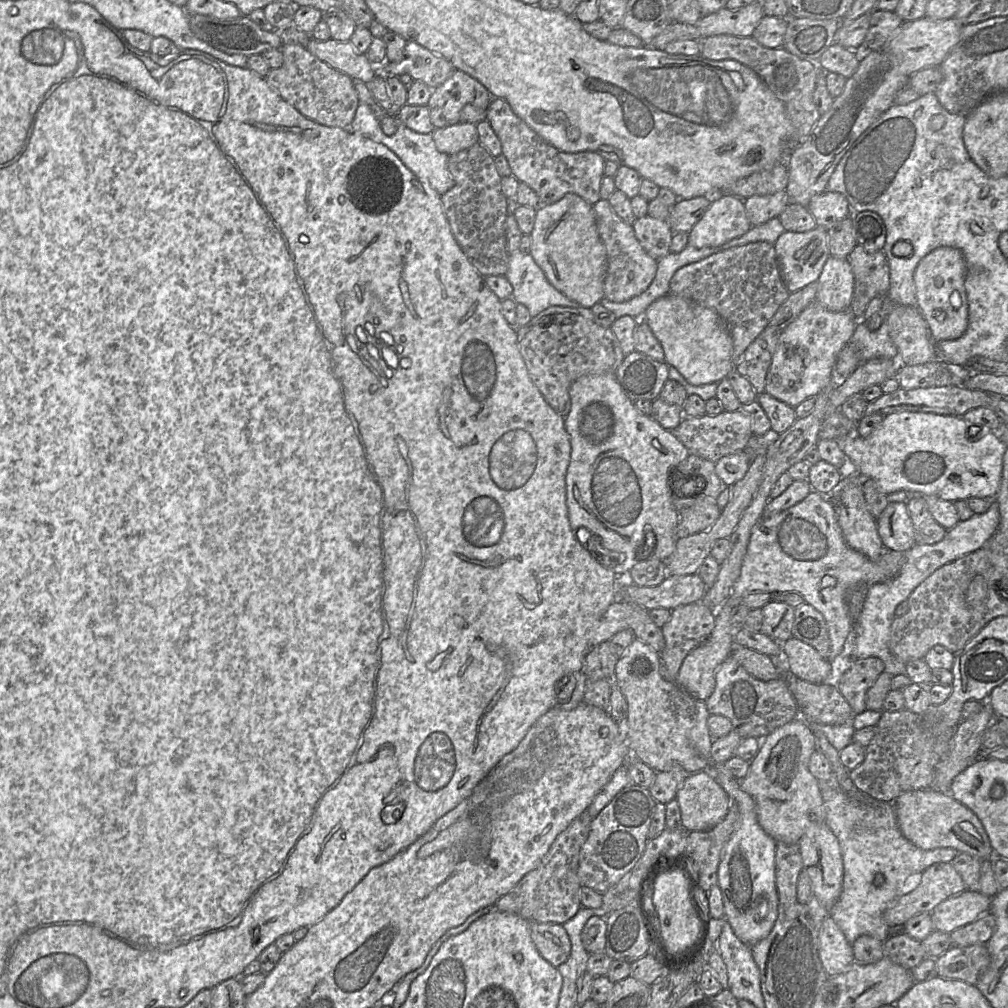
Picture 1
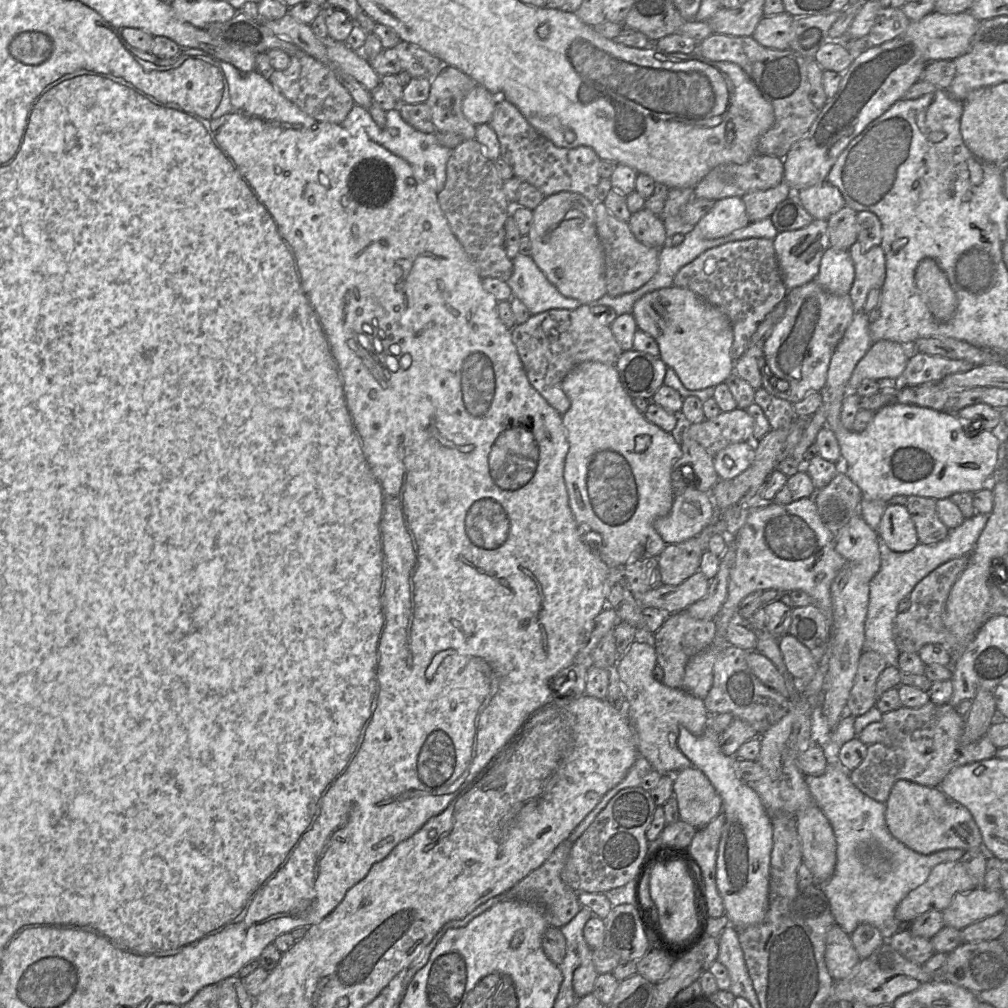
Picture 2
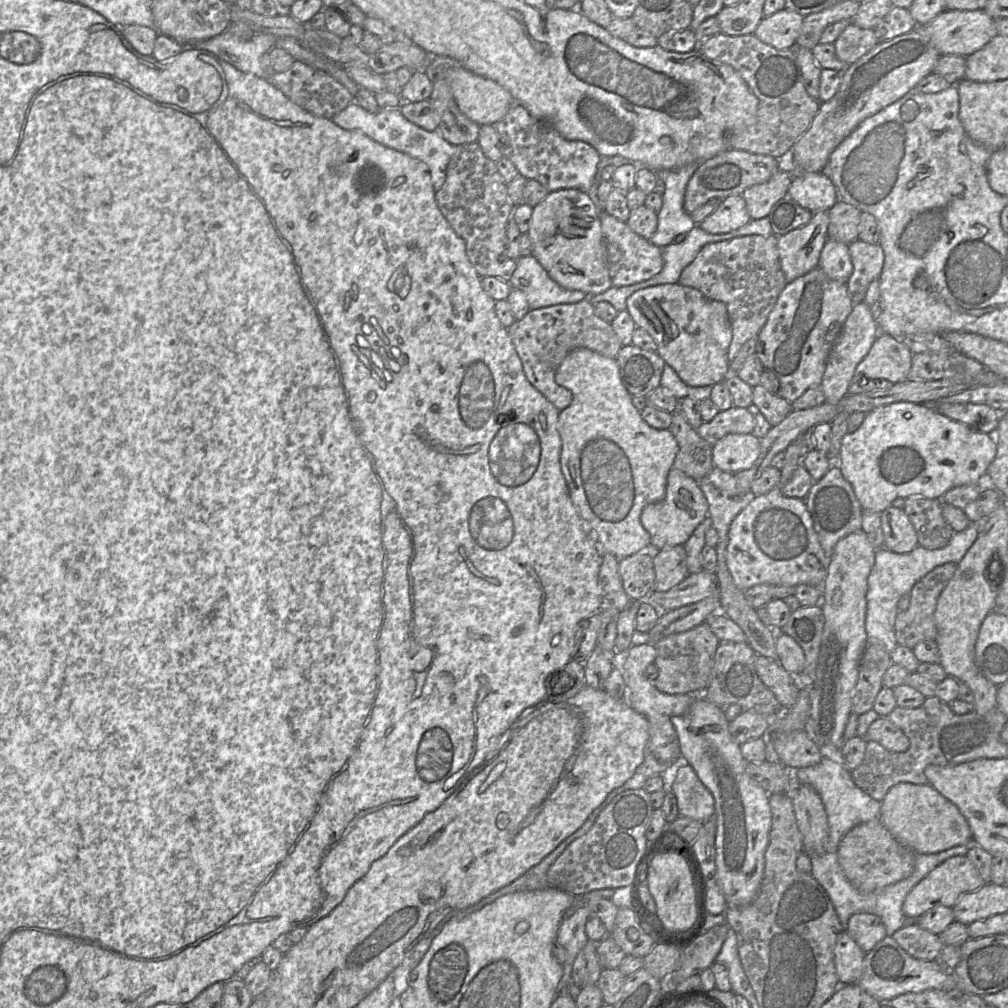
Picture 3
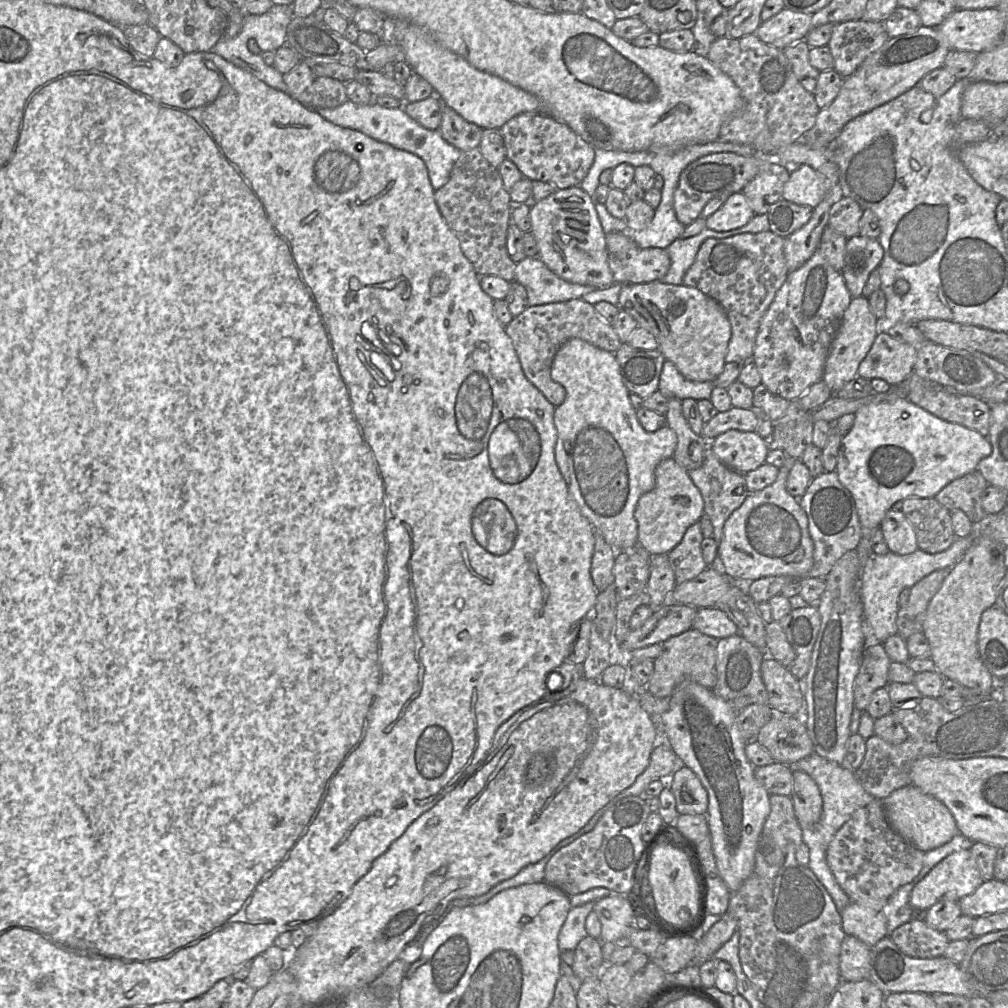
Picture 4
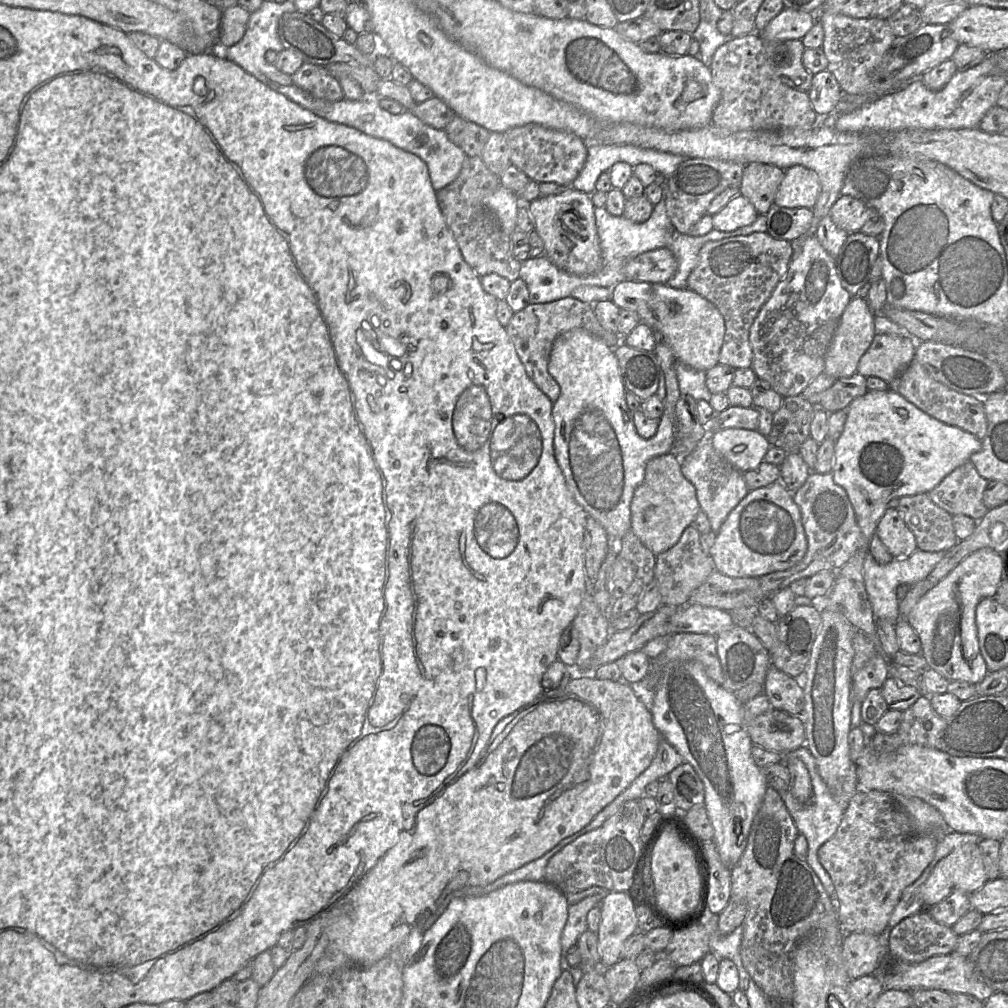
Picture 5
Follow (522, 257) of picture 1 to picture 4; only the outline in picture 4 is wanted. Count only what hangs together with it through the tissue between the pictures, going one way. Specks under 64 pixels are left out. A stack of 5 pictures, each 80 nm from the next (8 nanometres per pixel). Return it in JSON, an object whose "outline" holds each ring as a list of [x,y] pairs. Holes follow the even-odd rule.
{"outline":[[[526,257],[518,262],[514,281],[526,288],[530,306],[579,299],[597,289],[560,278],[538,257]]]}

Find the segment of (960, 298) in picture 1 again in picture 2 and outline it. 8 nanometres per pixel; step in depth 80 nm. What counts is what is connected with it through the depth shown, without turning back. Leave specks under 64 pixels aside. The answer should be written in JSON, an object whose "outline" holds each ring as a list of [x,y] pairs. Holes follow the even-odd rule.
{"outline":[[[933,258],[919,262],[915,282],[933,317],[939,322],[950,320],[957,308],[957,298],[946,274]]]}

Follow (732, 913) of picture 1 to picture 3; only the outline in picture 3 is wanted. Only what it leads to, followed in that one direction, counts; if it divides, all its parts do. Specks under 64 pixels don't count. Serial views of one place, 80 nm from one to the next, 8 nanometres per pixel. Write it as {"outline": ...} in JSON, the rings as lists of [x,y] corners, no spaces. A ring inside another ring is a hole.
{"outline":[[[695,696],[688,712],[671,717],[679,740],[682,762],[692,766],[699,779],[709,789],[715,800],[716,837],[715,863],[717,880],[728,907],[742,907],[750,904],[757,896],[765,869],[765,852],[769,843],[772,814],[769,794],[746,773],[747,763],[738,744],[729,732],[729,721],[721,708],[702,696]]]}

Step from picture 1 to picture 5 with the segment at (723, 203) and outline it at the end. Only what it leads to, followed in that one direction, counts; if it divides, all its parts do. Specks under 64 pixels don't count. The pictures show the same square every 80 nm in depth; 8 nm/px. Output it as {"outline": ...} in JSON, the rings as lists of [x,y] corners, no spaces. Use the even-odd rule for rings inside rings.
{"outline":[[[742,194],[734,196],[712,216],[713,228],[730,232],[751,225],[759,216],[753,204]]]}

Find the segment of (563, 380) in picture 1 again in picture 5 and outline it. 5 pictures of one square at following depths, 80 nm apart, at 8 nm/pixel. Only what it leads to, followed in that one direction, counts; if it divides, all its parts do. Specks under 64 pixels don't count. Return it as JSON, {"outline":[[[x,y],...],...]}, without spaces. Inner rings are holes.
{"outline":[[[571,296],[547,303],[529,303],[525,308],[513,314],[505,328],[527,375],[552,402],[559,398],[560,387],[549,373],[548,363],[553,343],[559,335],[575,328],[582,328],[612,348],[622,342],[618,333],[612,333],[601,325],[590,304]]]}

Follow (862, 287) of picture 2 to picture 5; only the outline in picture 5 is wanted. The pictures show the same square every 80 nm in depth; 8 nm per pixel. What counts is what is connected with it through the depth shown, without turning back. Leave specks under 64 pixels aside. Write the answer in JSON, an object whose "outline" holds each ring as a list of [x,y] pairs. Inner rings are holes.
{"outline":[[[861,231],[850,233],[836,257],[836,270],[842,286],[852,297],[869,281],[871,270],[880,256],[879,237]]]}

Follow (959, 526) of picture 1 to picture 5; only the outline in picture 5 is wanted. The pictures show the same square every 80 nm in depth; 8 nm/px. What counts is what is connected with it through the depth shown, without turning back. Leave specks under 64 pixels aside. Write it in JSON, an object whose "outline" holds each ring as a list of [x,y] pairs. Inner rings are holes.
{"outline":[[[915,550],[907,558],[895,558],[887,564],[879,564],[870,552],[867,553],[863,565],[863,578],[865,589],[872,605],[876,620],[898,621],[898,604],[896,589],[900,584],[914,585],[926,579],[937,563],[944,557],[946,551],[926,552]]]}

